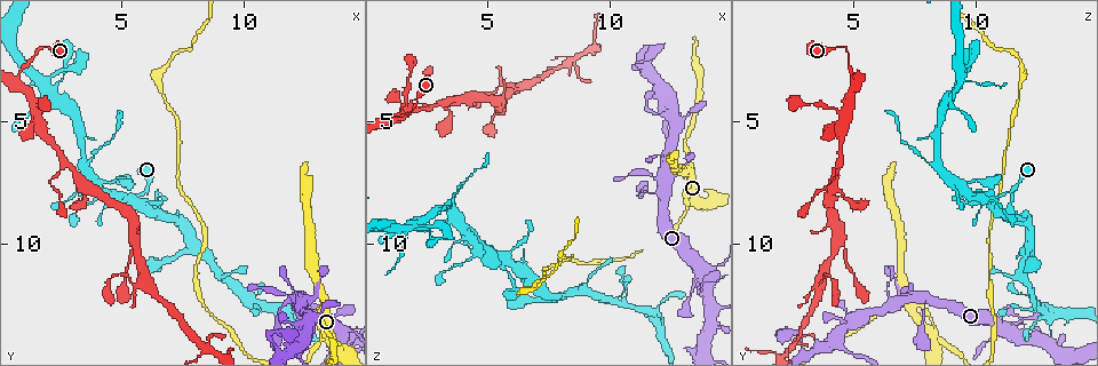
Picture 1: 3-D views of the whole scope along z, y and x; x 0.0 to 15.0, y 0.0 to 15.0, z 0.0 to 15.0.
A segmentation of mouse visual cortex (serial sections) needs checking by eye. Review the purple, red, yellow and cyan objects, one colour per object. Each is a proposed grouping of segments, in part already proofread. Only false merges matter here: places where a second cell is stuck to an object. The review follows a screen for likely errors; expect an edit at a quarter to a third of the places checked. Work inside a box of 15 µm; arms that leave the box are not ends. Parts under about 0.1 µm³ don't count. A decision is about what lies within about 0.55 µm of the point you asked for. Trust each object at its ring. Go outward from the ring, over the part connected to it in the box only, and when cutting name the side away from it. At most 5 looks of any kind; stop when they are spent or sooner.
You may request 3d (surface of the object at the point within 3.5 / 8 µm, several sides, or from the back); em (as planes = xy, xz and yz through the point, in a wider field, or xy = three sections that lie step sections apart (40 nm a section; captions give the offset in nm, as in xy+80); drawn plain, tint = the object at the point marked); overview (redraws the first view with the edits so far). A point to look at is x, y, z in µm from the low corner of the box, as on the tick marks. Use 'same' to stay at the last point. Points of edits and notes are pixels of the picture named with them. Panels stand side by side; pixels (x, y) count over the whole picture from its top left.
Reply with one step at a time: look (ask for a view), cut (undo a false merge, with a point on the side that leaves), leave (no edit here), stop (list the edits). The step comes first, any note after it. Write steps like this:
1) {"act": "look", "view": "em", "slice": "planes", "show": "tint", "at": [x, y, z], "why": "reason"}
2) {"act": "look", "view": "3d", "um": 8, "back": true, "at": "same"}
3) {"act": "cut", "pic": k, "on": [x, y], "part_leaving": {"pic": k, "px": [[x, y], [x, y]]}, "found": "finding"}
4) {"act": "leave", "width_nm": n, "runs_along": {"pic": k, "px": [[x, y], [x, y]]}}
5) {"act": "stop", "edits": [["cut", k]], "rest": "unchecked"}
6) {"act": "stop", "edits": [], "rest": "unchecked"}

{"act": "look", "view": "3d", "um": 3.5, "at": [13.3, 12.3, 7.0], "why": "sudden change in width"}

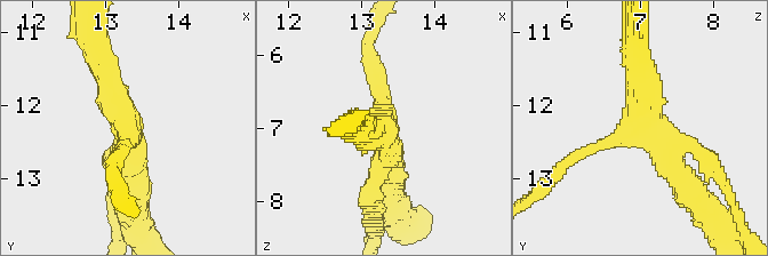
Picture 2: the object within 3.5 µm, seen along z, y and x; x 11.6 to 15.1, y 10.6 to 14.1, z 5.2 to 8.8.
{"act": "look", "view": "em", "slice": "xy", "step": 5, "show": "tint", "at": [13.30, 12.35, 7.05], "why": "need the tissue"}

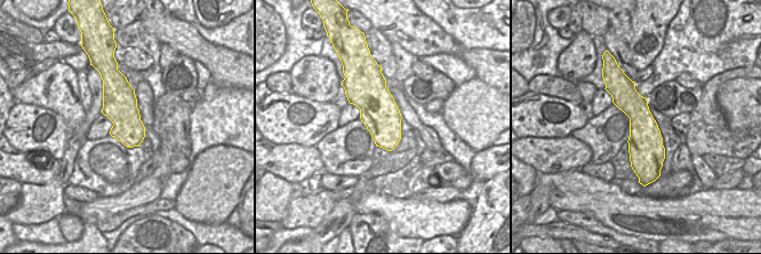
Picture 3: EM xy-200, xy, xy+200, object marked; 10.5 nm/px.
{"act": "look", "view": "em", "slice": "xy", "step": 2, "show": "tint", "at": "same"}

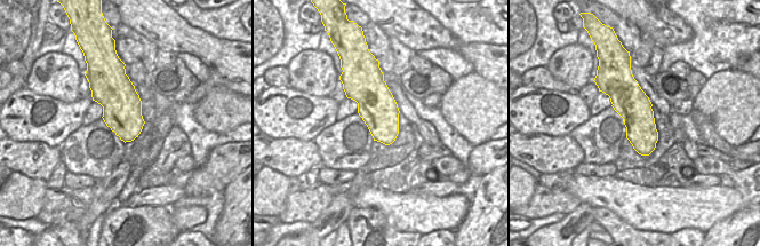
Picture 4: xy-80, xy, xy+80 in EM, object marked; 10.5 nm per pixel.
{"act": "leave", "runs_along": {"pic": 2, "px": [[690, 192], [644, 132], [638, 65]]}, "found": "continuous, no second cell"}

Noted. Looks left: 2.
{"act": "look", "view": "3d", "um": 3.5, "at": [5.5, 9.9, 4.4], "why": "calibre changes"}

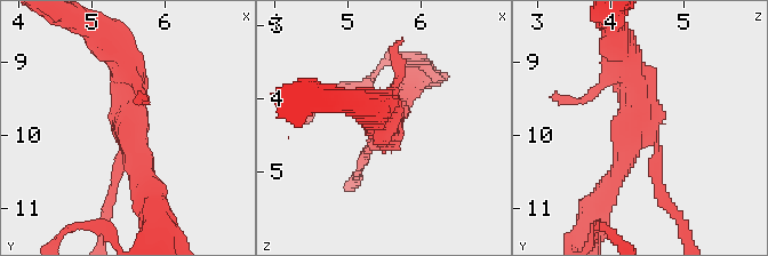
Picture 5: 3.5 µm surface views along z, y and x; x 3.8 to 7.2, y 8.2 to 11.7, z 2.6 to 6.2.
{"act": "look", "view": "em", "slice": "planes", "show": "tint", "at": [5.50, 9.80, 4.35], "why": "now the EM"}

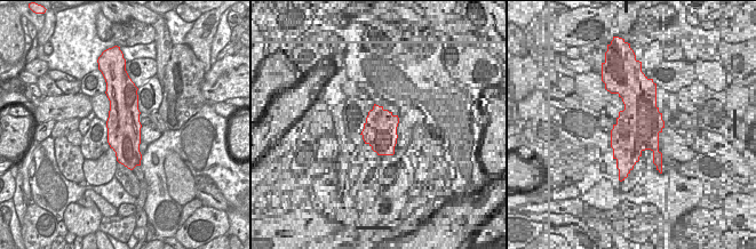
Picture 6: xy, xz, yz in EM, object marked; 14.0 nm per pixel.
{"act": "leave", "width_nm": 480, "runs_along": {"pic": 5, "px": [[117, 52], [134, 157], [149, 184]]}, "found": "one cell here"}

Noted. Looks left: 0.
{"act": "stop", "edits": [], "rest": "unchecked"}

